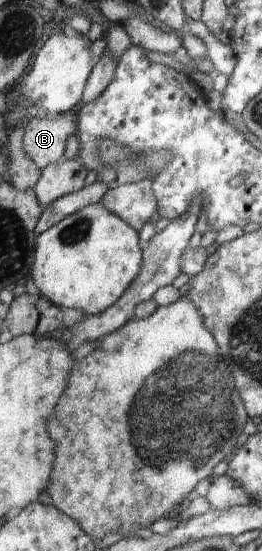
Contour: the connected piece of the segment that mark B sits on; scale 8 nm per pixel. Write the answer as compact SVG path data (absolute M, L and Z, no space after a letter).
M72 111L41 119L26 118L23 148L40 169L64 159L66 139L76 133L76 115Z

